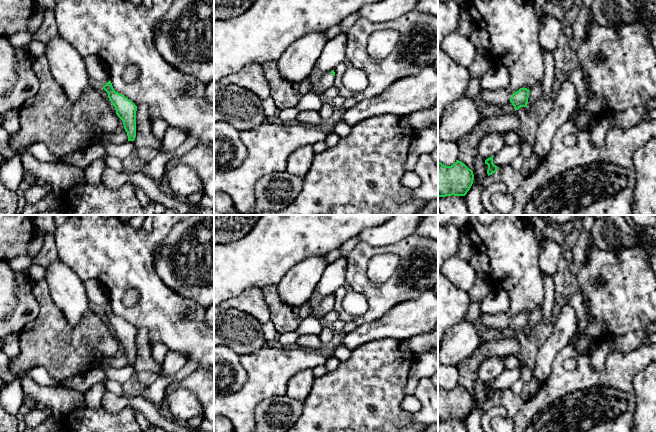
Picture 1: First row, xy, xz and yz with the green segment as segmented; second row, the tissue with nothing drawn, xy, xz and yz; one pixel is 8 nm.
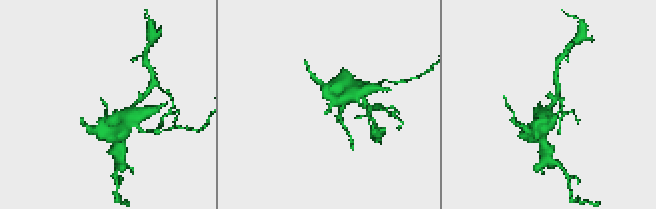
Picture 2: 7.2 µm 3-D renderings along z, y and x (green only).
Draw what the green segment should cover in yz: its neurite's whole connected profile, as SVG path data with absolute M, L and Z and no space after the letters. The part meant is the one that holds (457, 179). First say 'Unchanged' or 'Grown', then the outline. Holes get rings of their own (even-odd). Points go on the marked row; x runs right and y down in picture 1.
Unchanged. M457 160L453 165L446 166L438 161L438 198L465 196L473 180L473 171L463 162Z

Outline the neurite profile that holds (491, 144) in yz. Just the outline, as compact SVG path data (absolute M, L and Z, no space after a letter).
M491 133L481 139L478 145L478 153L484 159L496 155L504 146L504 135Z

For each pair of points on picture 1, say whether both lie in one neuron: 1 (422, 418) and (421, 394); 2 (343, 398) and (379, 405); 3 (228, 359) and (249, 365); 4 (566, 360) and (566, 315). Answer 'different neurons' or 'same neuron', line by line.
1: same neuron
2: same neuron
3: different neurons
4: different neurons

